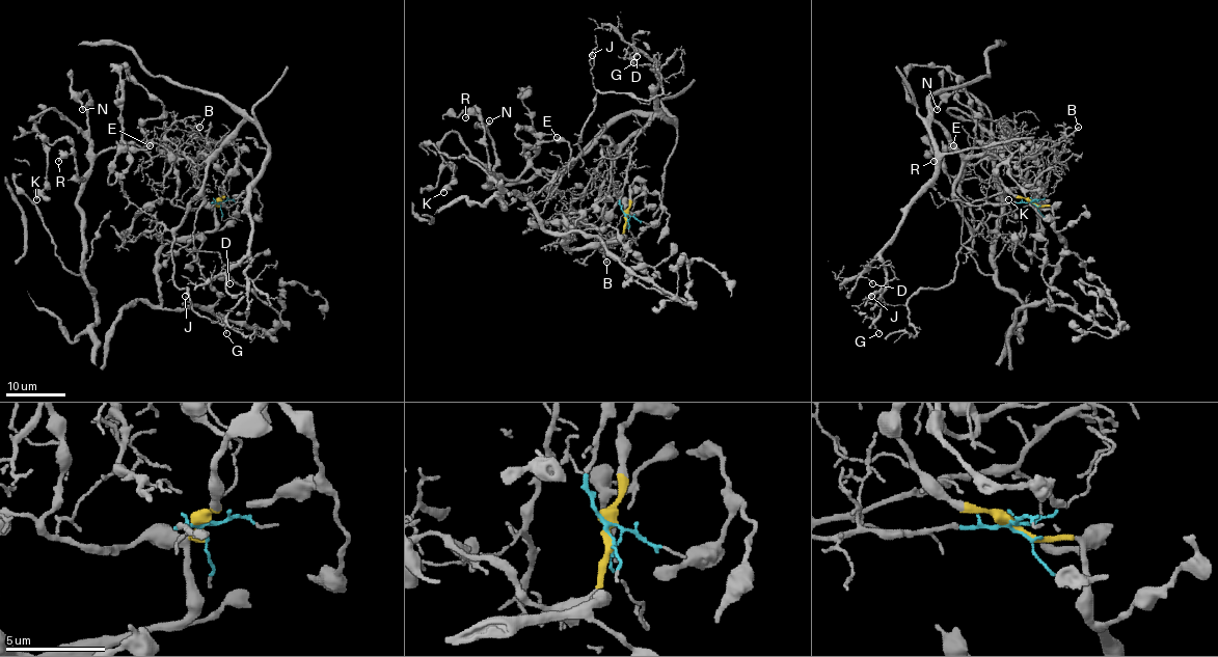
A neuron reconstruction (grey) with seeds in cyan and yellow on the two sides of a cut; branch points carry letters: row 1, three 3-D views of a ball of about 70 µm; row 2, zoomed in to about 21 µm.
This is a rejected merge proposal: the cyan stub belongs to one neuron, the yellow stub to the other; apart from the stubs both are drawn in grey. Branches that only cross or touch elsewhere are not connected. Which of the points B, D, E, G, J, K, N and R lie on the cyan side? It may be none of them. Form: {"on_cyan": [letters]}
{"on_cyan": ["B", "D", "G", "J"]}

